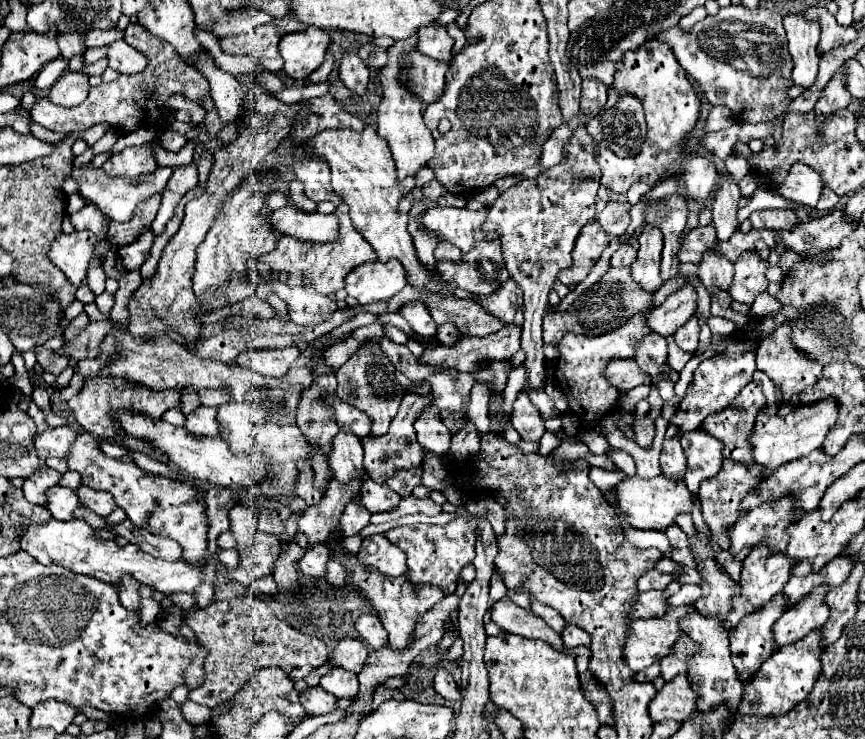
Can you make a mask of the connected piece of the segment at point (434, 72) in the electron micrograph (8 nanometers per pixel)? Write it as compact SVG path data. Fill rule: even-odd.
M417 50L409 54L409 64L405 64L405 82L413 84L413 92L425 102L437 102L445 90L445 72L447 64L429 60Z

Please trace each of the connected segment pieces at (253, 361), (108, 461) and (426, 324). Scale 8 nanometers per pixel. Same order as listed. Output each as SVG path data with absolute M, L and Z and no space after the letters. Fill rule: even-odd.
M265 348L265 350L247 350L237 358L239 366L251 368L265 378L281 378L299 358L299 348Z
M79 434L77 444L73 444L73 452L67 460L69 470L75 470L81 474L83 484L93 490L105 490L113 494L117 500L117 506L125 510L127 518L133 526L143 528L151 534L171 538L183 548L183 560L207 564L207 516L205 516L205 504L201 502L201 496L175 480L147 474L141 468L133 464L131 458L109 458L99 450L99 442L91 434Z
M419 300L407 302L399 308L399 314L409 322L411 330L417 332L419 336L435 336L437 324L433 322L433 318L423 302L419 302Z

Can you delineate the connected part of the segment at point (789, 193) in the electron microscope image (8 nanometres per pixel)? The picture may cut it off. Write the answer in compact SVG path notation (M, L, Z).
M797 162L791 166L783 184L775 192L781 194L785 200L813 208L823 188L825 188L825 182L817 176L817 172L813 172L813 168Z

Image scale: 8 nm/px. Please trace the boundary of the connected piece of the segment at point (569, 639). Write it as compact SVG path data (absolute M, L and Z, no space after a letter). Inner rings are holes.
M567 624L567 628L563 630L561 638L563 638L563 648L565 648L565 650L577 648L577 646L587 646L587 648L591 648L591 636L589 636L583 628L573 626L573 624Z

